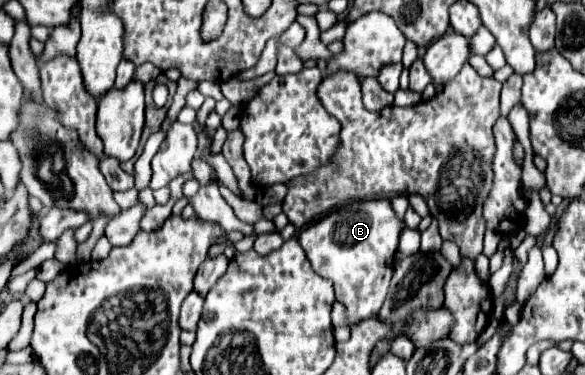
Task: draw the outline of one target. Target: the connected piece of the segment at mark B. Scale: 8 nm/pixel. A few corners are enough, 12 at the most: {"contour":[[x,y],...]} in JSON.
{"contour":[[388,199],[300,231],[346,327],[378,315],[404,227]]}

